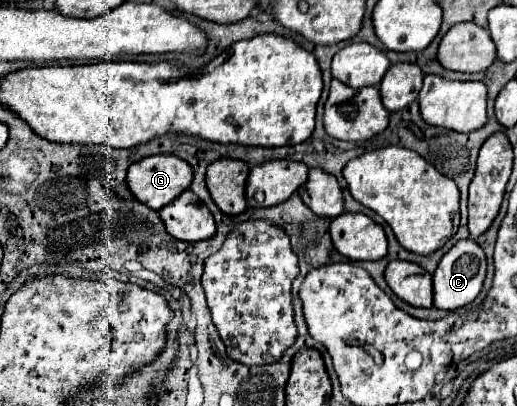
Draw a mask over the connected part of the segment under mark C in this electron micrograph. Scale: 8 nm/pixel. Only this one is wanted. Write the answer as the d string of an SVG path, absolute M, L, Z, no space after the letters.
M473 239L457 241L439 261L437 271L433 273L433 303L437 309L445 311L455 311L461 309L463 305L471 303L483 289L485 281L485 271L487 271L487 257L481 245Z

